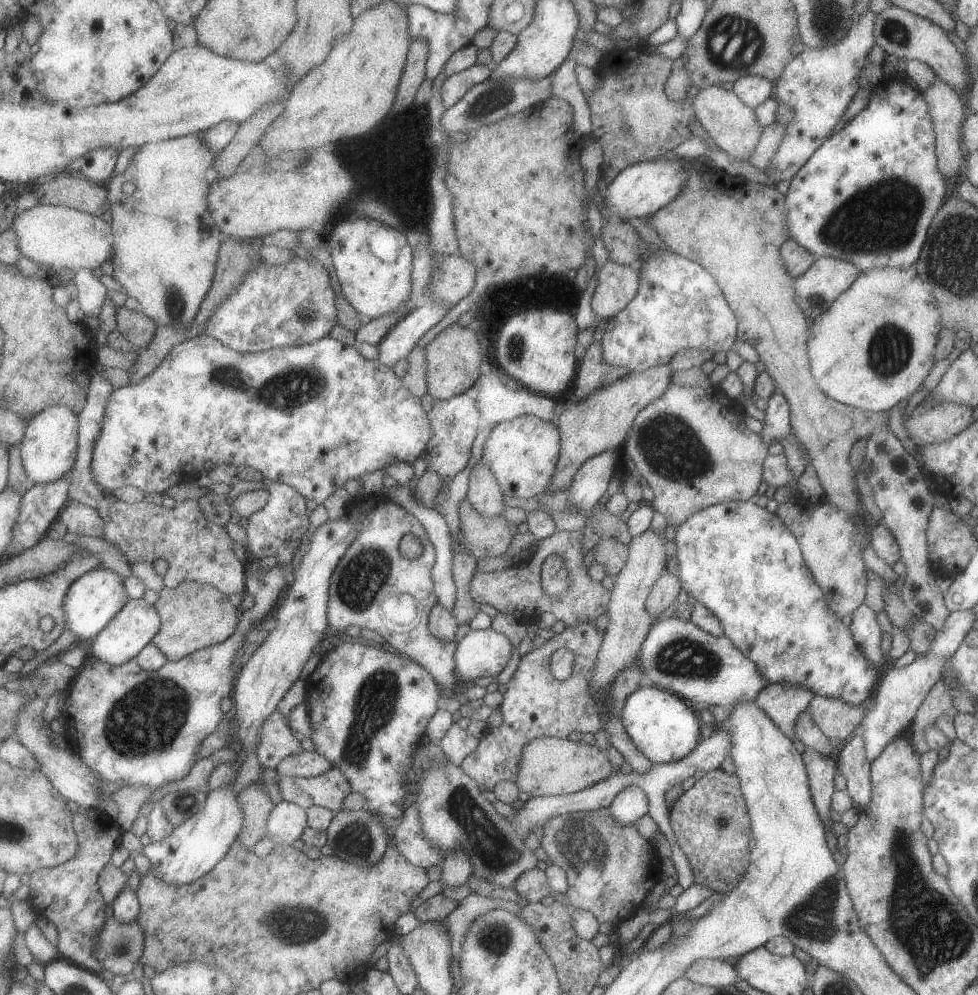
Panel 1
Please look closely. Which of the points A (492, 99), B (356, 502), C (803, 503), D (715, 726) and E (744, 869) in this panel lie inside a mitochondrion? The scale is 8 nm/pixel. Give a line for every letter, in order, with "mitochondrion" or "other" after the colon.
A: mitochondrion
B: other
C: other
D: other
E: other

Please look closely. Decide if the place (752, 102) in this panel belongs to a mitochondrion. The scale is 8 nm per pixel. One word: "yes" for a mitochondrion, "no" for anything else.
no

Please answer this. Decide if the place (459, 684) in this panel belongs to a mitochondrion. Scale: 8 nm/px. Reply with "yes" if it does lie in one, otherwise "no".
no

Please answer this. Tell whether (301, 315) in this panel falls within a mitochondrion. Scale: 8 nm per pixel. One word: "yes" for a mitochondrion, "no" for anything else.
yes

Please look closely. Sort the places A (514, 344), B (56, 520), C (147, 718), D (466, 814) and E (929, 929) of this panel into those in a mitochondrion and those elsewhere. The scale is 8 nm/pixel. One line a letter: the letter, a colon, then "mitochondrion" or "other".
A: mitochondrion
B: other
C: mitochondrion
D: mitochondrion
E: mitochondrion

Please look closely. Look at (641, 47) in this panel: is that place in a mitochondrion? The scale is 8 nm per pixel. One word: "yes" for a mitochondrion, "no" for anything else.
no

